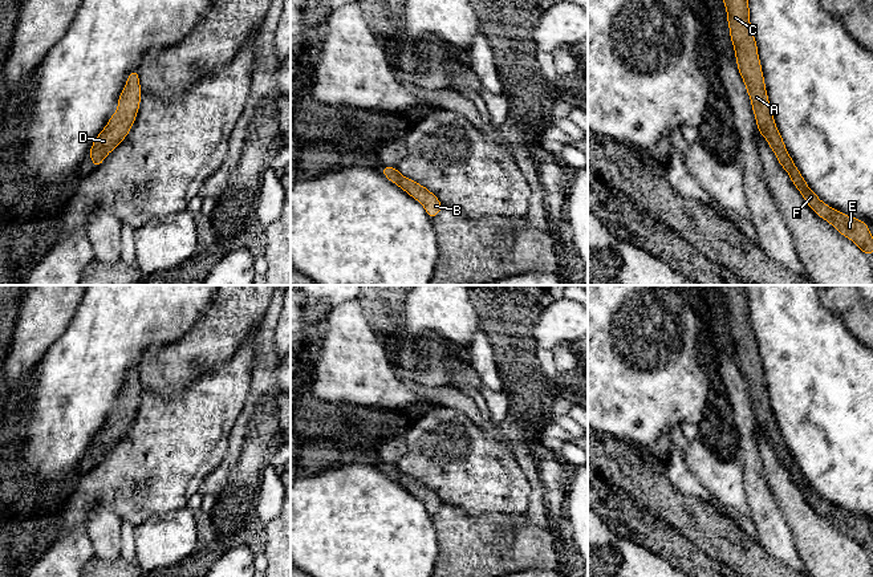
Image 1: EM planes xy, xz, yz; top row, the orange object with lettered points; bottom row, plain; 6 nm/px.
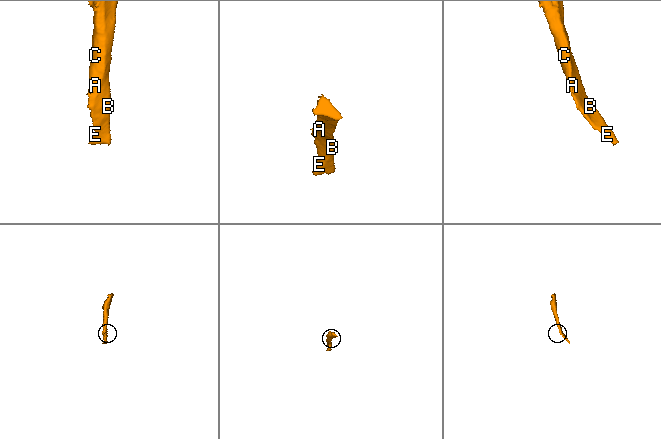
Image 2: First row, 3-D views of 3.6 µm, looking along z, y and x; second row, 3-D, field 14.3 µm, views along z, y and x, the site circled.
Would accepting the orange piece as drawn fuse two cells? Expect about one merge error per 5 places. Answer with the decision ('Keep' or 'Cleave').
Keep

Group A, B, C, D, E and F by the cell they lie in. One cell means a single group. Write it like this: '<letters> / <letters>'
A B C D E F

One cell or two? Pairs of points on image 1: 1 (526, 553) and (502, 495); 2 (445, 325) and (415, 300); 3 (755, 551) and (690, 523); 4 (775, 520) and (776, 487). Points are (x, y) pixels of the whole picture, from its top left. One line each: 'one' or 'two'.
1: two
2: one
3: one
4: two

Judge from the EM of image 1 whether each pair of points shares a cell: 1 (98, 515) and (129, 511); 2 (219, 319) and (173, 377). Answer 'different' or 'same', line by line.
1: different
2: same

